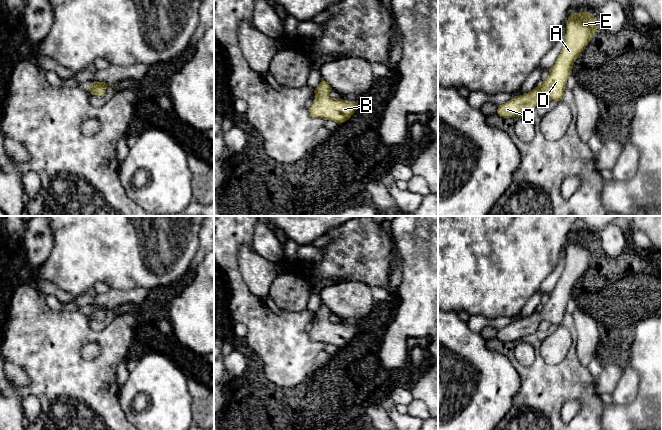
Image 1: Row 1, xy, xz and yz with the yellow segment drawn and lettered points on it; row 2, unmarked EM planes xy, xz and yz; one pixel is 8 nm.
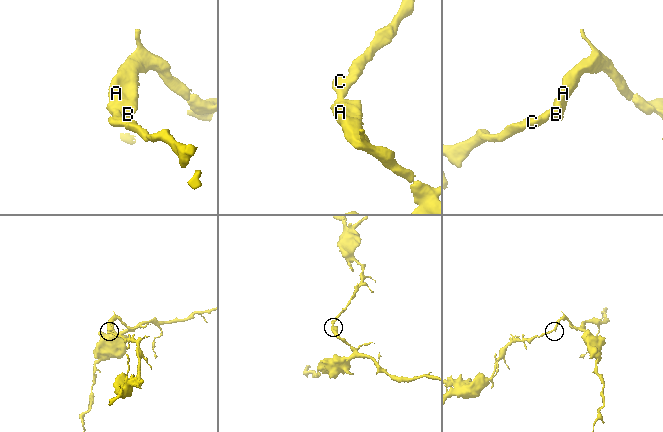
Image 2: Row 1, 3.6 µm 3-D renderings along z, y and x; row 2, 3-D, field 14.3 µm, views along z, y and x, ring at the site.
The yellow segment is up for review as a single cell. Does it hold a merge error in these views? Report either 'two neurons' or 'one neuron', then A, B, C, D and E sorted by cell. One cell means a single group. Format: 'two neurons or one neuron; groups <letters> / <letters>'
one neuron; groups A B C D E

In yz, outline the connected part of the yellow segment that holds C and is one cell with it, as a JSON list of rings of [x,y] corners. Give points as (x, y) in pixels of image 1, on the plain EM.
[[[572,237],[566,246],[564,270],[555,288],[548,294],[547,302],[530,316],[512,321],[498,330],[497,338],[504,342],[520,341],[539,329],[543,319],[556,326],[561,325],[567,313],[566,306],[572,298],[573,288],[596,255],[594,238]]]

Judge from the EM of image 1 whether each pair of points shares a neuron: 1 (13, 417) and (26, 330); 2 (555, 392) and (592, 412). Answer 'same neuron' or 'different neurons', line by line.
1: different neurons
2: same neuron

